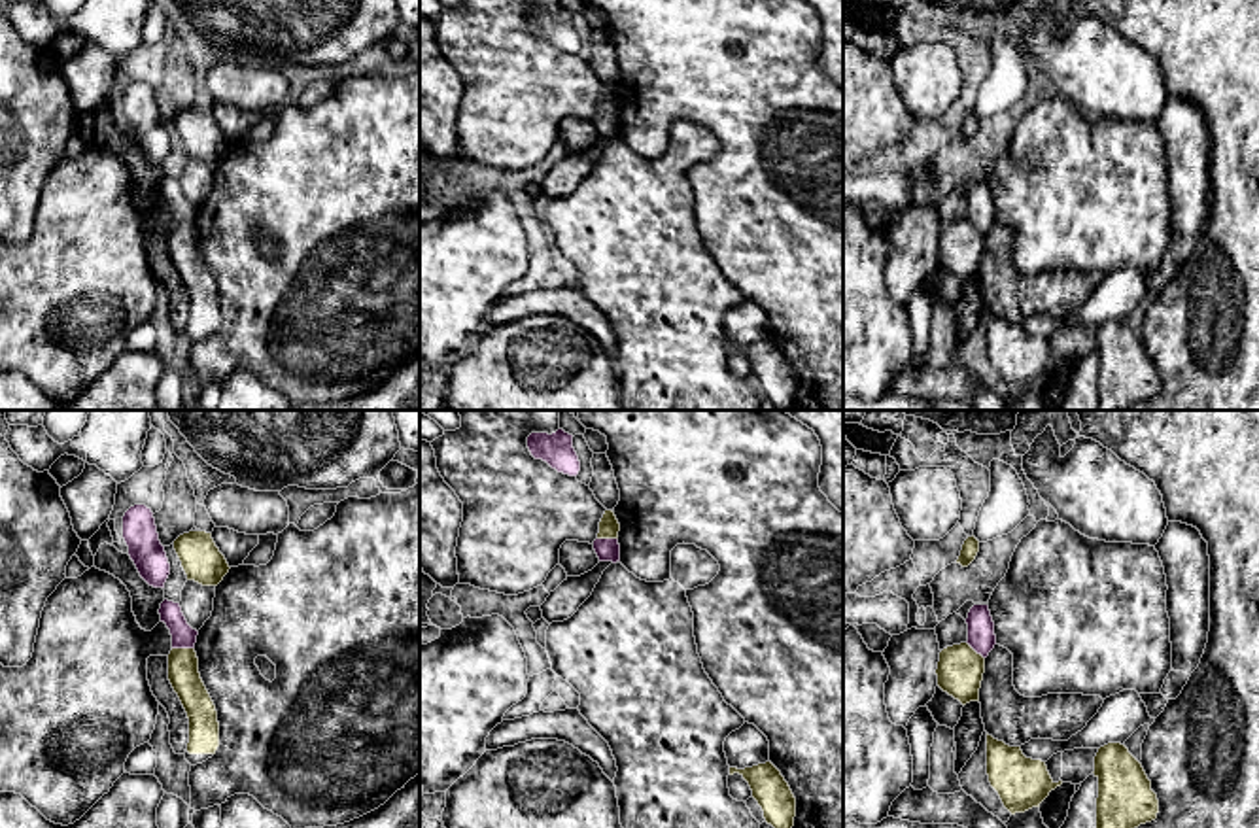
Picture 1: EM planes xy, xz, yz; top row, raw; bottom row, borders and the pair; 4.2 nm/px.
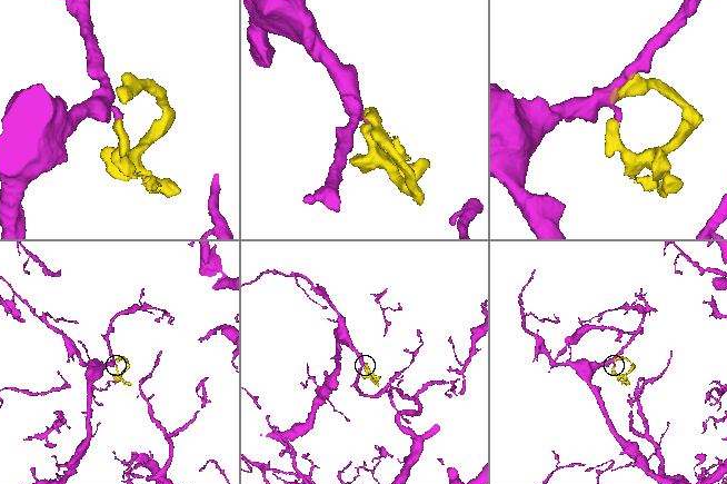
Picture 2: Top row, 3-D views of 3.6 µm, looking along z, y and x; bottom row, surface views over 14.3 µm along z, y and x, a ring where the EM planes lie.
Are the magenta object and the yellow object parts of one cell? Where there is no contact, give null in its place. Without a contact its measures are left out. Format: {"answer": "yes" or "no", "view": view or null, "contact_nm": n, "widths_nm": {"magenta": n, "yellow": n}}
{"answer": "no", "view": "xy", "contact_nm": 100, "widths_nm": {"magenta": 100, "yellow": 130}}

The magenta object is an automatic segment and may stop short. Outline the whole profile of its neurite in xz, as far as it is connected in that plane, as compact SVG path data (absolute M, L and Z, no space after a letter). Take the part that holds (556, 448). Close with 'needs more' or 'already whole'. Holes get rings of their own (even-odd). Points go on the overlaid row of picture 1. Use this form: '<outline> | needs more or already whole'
M558 429L556 433L531 433L527 448L535 459L546 461L558 473L577 476L580 471L578 456L573 448L573 435Z | already whole

